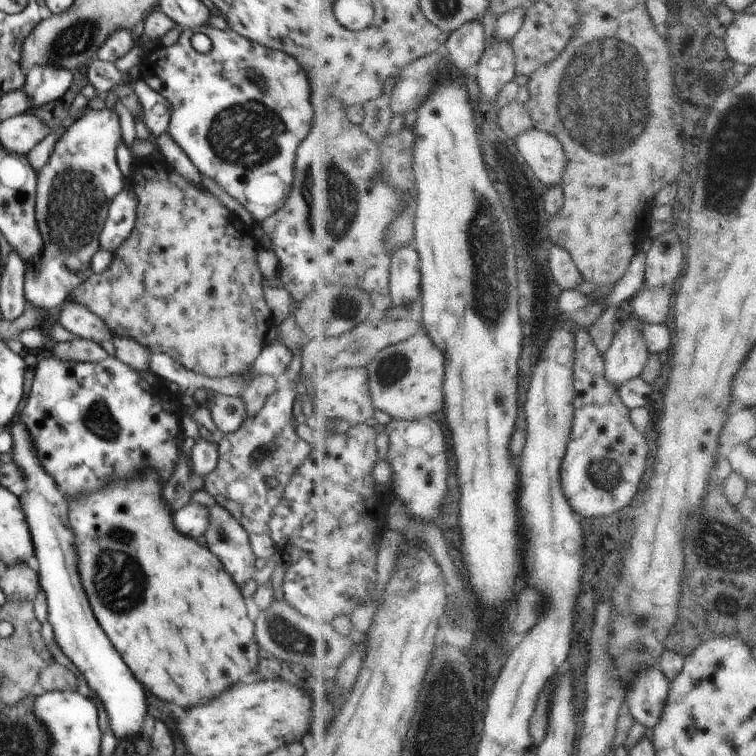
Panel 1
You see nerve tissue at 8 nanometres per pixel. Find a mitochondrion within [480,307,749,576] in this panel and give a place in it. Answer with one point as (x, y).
(600, 475)

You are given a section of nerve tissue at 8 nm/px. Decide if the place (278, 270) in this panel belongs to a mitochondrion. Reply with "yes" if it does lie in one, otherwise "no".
no

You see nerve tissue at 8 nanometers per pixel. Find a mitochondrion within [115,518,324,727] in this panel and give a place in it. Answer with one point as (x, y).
(295, 640)

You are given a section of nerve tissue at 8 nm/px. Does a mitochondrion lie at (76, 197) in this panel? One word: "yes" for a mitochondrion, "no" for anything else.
yes

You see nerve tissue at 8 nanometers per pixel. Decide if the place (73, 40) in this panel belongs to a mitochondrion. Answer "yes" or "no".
yes

